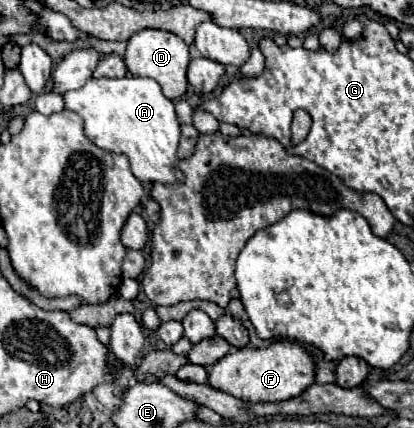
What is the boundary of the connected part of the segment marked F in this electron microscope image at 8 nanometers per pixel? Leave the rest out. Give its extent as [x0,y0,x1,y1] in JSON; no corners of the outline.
[207,340,315,402]

